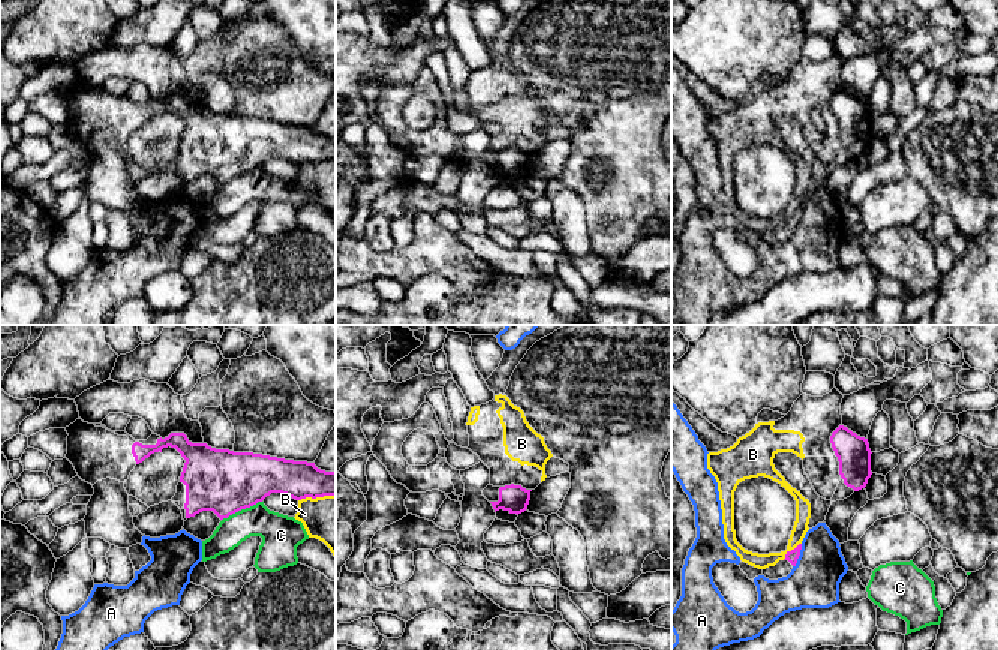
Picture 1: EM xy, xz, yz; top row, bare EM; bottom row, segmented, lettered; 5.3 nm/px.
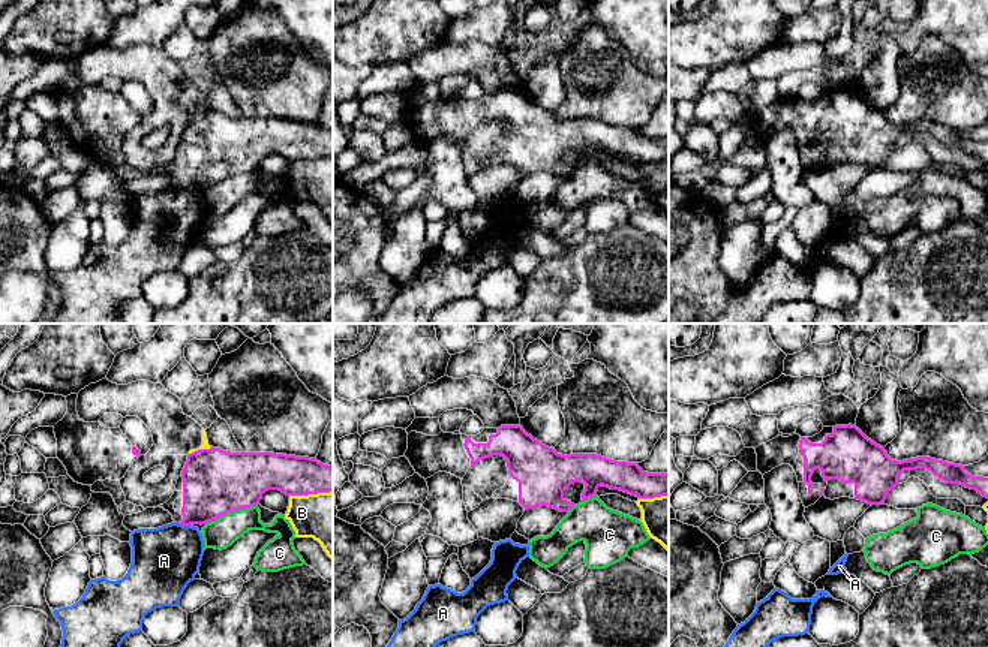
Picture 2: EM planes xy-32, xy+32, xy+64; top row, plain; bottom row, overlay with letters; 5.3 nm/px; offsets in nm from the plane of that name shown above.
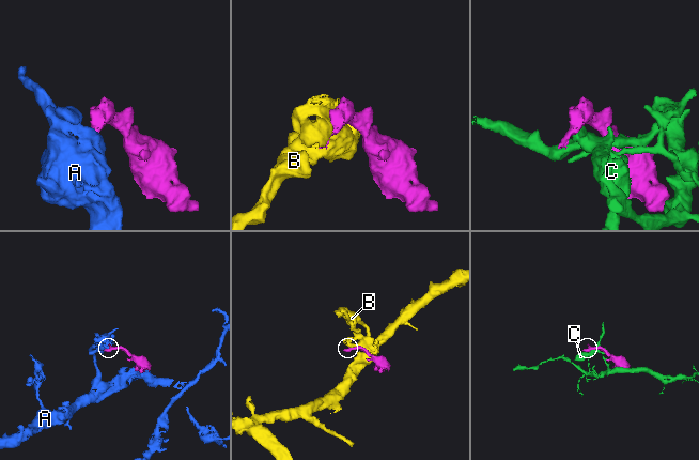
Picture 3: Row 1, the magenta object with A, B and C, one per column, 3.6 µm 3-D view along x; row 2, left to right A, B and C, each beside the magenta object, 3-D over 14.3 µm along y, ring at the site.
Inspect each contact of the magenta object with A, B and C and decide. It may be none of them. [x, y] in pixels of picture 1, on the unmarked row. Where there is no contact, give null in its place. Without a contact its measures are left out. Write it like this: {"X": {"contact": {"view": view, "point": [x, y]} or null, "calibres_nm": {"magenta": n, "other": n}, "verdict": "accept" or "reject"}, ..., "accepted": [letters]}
{"A": {"contact": {"view": "yz", "point": [799, 219]}, "calibres_nm": {"magenta": 70, "other": 280}, "verdict": "reject"}, "B": {"contact": {"view": "yz", "point": [791, 214]}, "calibres_nm": {"magenta": 70, "other": 80}, "verdict": "reject"}, "C": {"contact": {"view": "xy", "point": [242, 172]}, "calibres_nm": {"magenta": 340, "other": 200}, "verdict": "reject"}, "accepted": []}

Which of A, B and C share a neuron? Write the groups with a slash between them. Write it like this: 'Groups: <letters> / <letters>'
Groups: A / B / C

